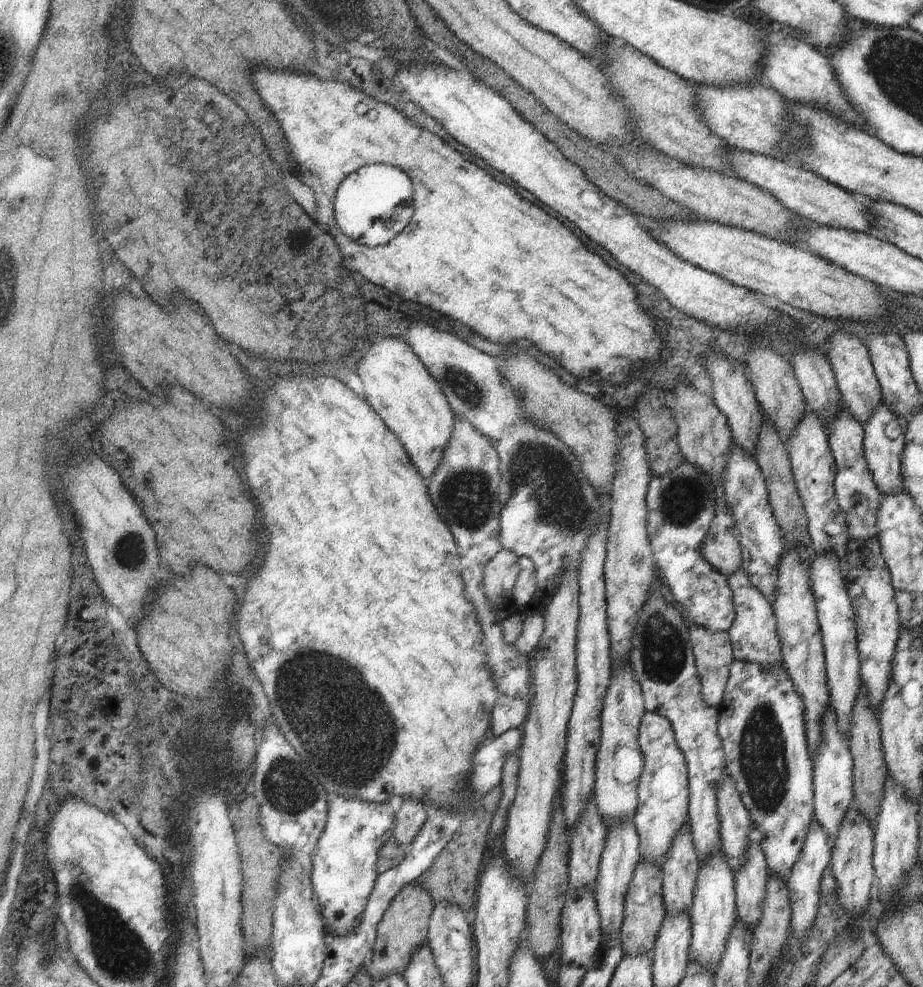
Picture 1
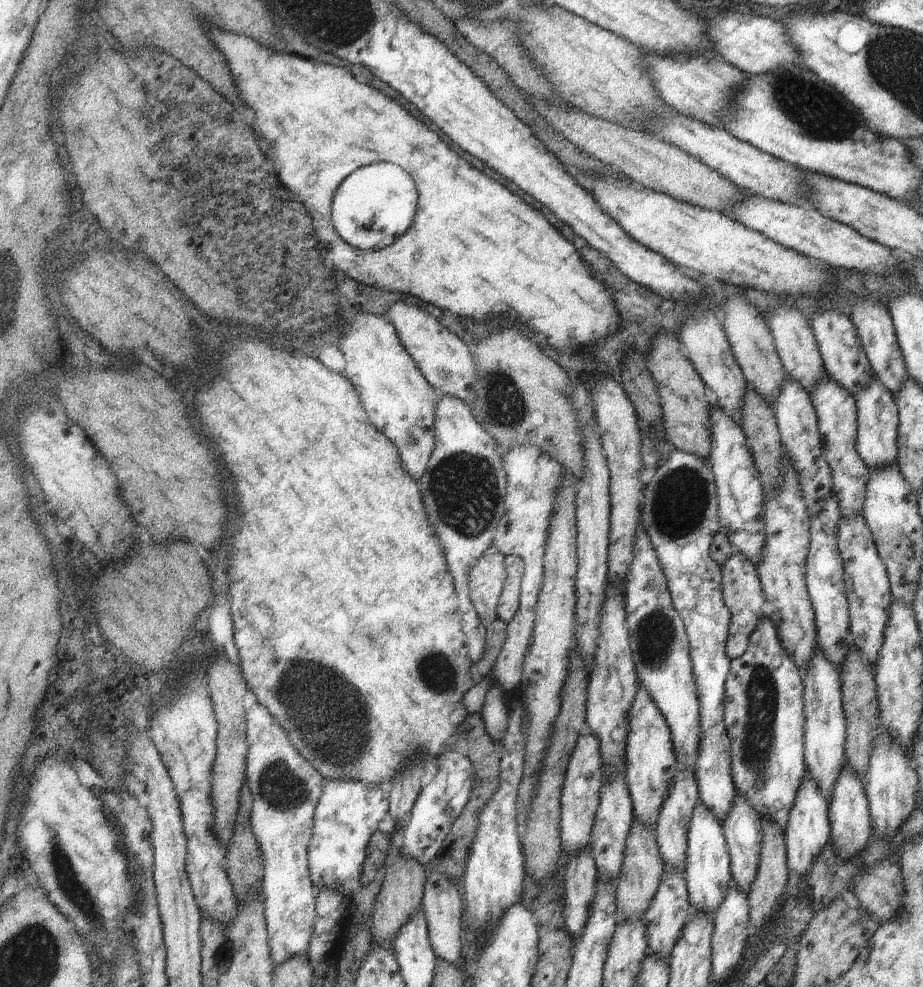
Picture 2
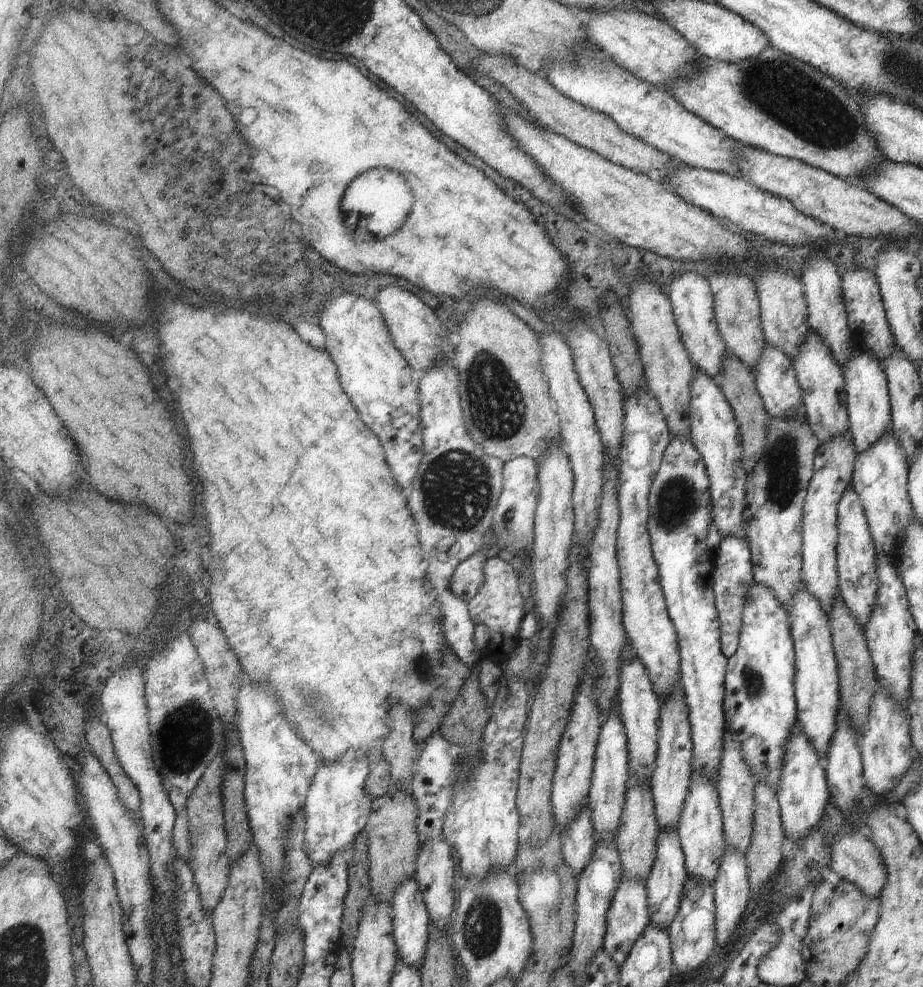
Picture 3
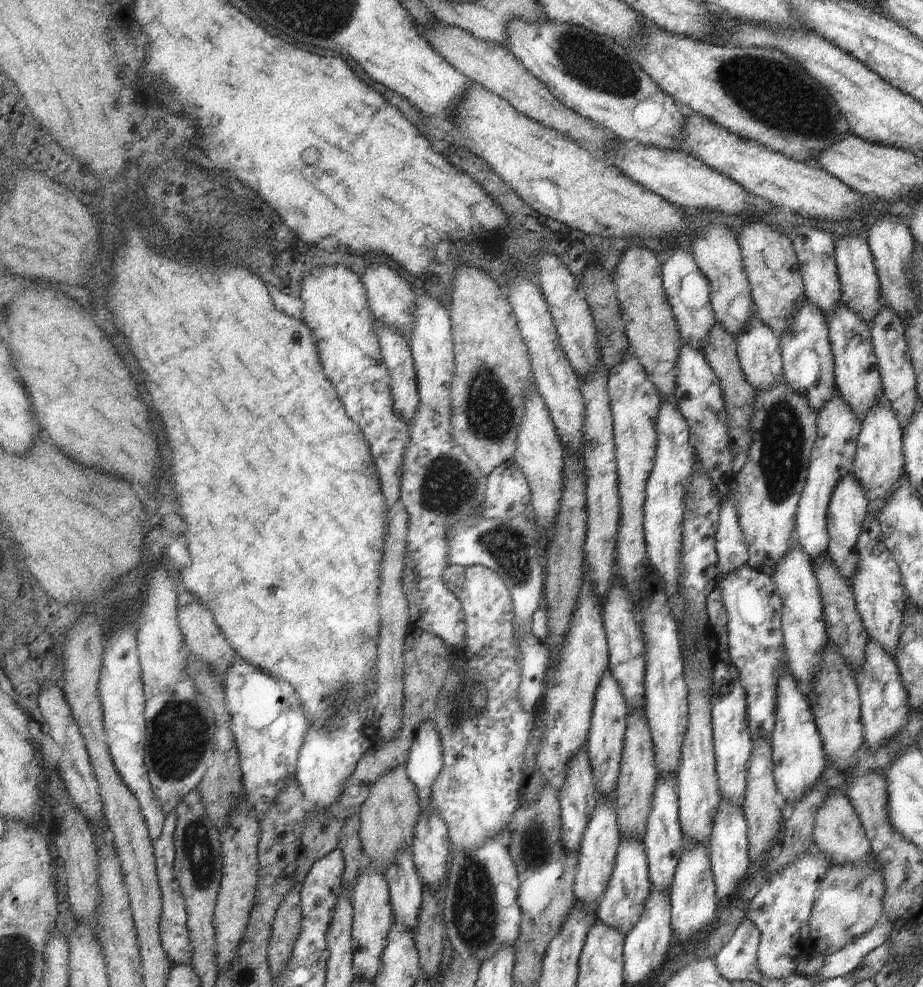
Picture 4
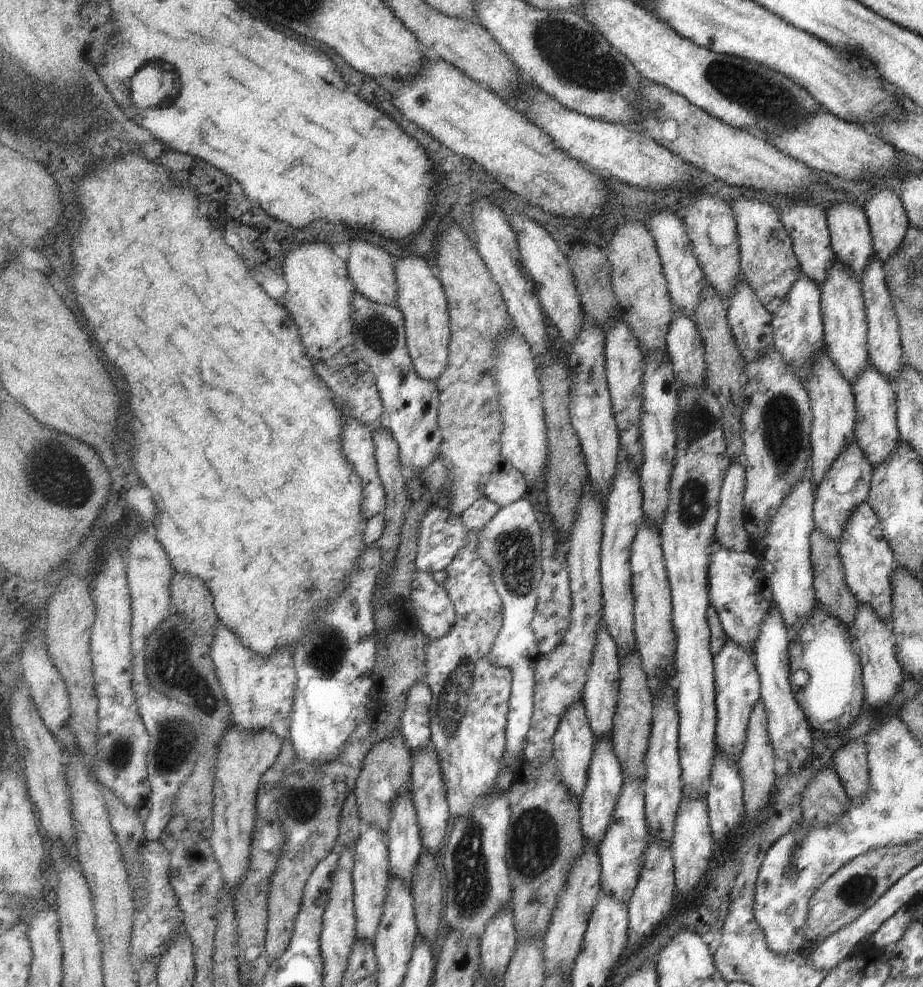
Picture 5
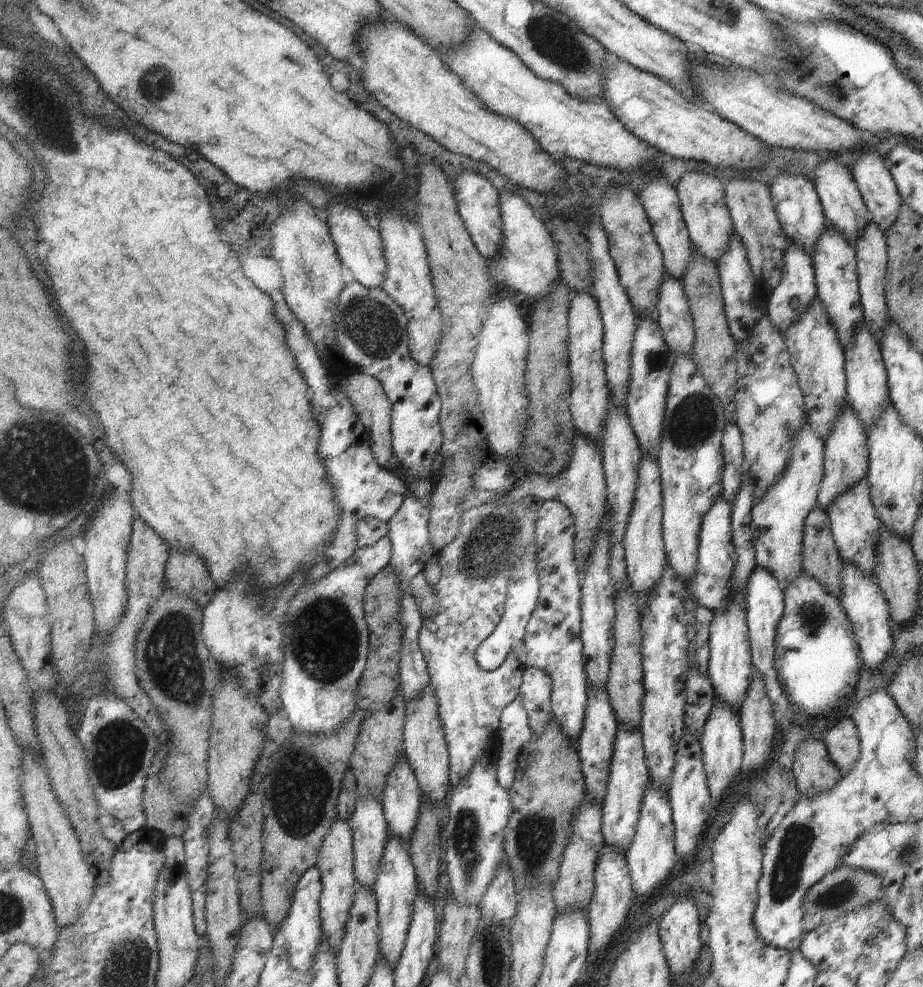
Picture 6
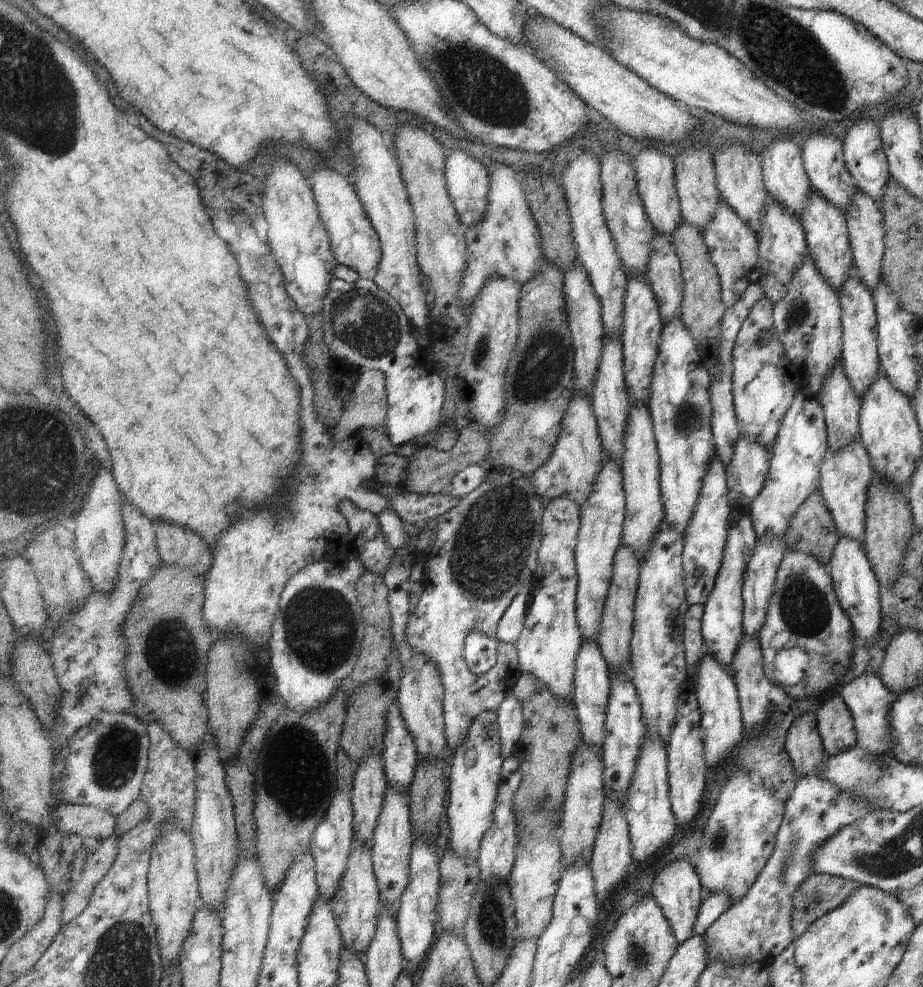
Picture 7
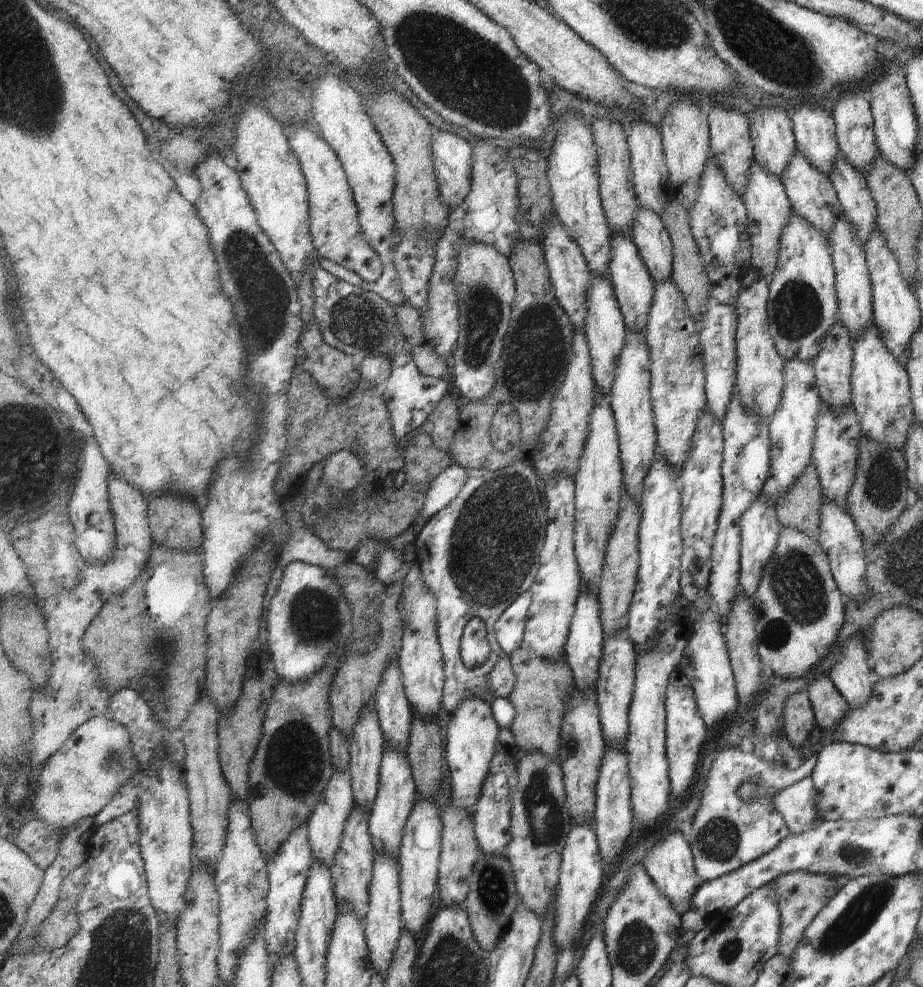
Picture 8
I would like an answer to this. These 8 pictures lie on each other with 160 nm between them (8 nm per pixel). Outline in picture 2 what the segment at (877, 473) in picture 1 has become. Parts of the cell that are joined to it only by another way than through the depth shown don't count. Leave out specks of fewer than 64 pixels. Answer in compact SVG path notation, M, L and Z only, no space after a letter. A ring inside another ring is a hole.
M875 377L860 392L853 396L856 404L855 450L869 469L882 469L896 462L896 428L898 414L893 395Z

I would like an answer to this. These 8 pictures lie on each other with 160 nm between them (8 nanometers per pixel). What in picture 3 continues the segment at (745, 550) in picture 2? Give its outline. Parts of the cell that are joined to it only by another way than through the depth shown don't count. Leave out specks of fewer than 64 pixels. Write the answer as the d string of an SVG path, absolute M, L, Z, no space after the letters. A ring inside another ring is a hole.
M705 373L694 375L692 382L692 397L690 403L690 443L704 458L705 468L710 480L710 493L712 494L713 527L717 529L722 538L746 538L745 518L742 512L746 508L745 498L747 492L747 472L742 468L742 440L739 428L732 412L732 407L725 400L719 385Z

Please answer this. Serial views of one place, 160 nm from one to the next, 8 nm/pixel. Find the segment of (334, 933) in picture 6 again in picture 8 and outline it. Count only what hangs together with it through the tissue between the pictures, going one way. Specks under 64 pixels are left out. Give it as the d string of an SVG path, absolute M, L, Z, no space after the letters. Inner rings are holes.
M334 766L333 778L329 781L322 799L317 803L315 812L307 822L312 853L317 861L324 863L329 868L332 868L336 862L336 856L340 852L341 843L344 842L345 827L356 807L352 787L352 774L348 771L337 771Z

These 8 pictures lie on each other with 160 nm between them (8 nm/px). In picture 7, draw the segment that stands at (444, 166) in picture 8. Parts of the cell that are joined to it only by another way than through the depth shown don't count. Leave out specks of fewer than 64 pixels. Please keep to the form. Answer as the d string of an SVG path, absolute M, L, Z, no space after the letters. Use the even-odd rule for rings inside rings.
M464 152L447 153L448 191L464 225L475 228L488 214L490 174L479 160Z

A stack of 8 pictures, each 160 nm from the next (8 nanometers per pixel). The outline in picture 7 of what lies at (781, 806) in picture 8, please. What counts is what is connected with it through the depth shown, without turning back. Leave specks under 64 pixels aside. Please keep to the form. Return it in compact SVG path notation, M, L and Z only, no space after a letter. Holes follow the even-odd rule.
M800 777L783 805L784 813L775 835L774 847L765 866L740 902L725 910L701 937L705 940L709 959L721 959L732 965L770 961L793 942L795 936L790 919L792 896L812 873L812 852L840 828L863 818L867 813L878 811L873 803L856 799L841 792L829 781L817 777Z

